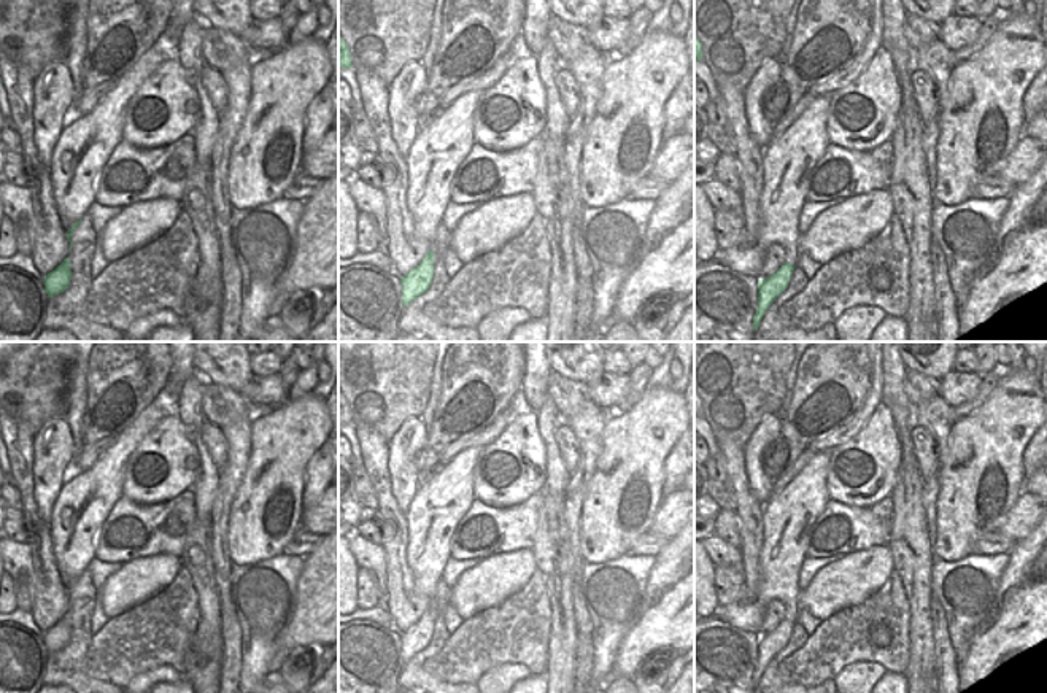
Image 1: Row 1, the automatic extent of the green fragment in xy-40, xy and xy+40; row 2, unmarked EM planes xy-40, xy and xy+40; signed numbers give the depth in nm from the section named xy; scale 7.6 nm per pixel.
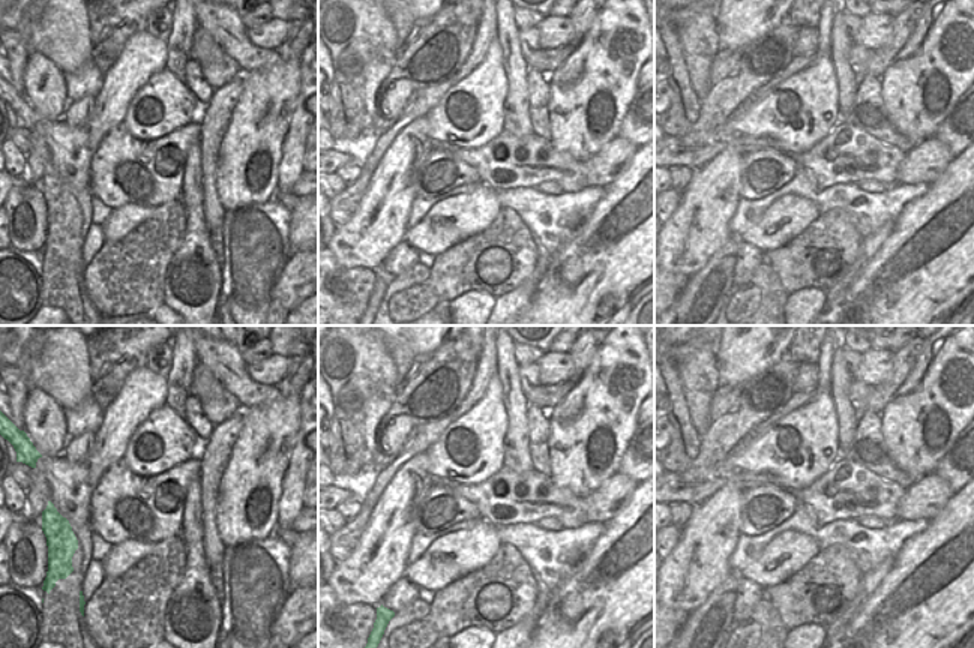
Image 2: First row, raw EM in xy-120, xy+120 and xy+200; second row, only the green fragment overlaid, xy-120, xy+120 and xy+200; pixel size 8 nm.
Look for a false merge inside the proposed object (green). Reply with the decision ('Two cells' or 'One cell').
One cell.

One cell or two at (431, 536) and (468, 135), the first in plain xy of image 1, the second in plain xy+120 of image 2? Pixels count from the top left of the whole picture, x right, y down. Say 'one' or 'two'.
two

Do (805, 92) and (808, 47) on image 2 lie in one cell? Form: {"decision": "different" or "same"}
{"decision": "different"}

